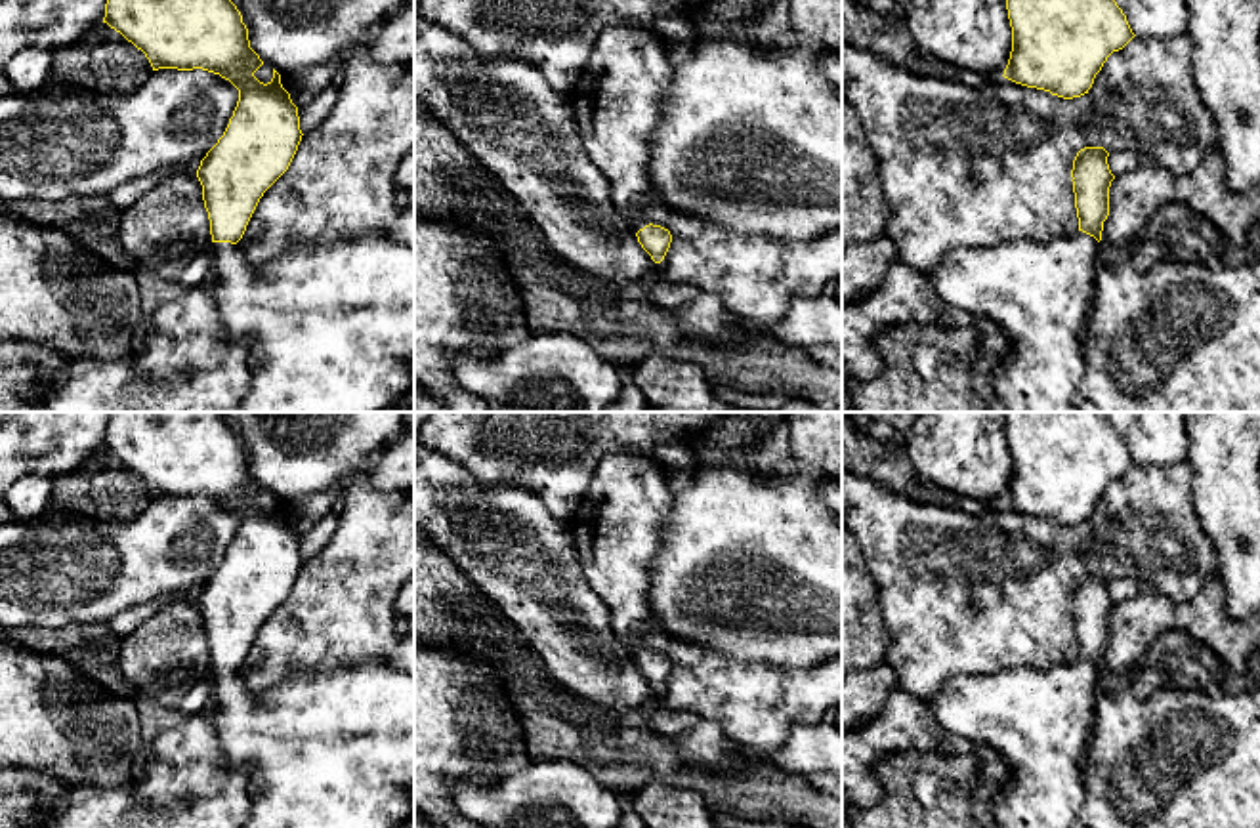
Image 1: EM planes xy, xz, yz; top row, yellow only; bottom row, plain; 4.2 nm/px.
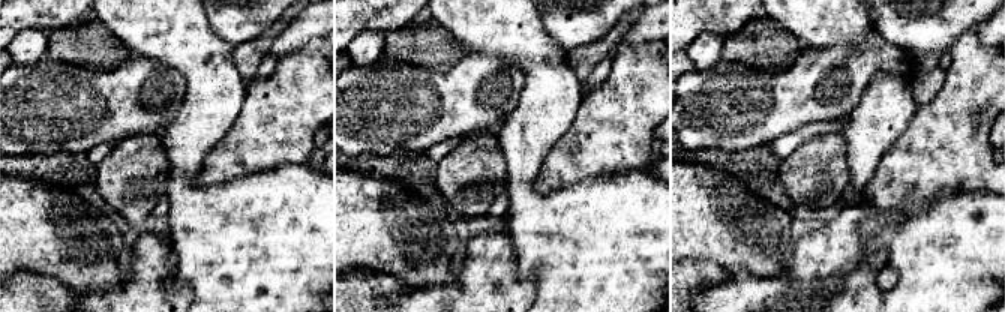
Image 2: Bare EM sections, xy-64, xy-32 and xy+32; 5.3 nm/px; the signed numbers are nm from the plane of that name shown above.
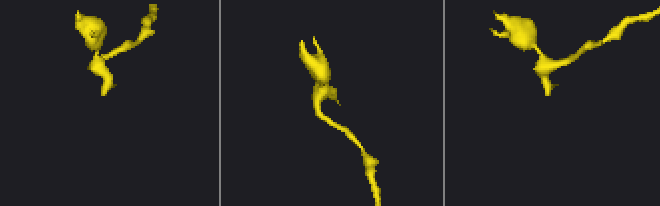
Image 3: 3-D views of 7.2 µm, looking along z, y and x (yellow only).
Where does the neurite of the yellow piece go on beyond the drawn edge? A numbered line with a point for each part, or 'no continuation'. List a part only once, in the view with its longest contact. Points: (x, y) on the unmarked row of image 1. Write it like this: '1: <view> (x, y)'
1: xy (335, 748)

